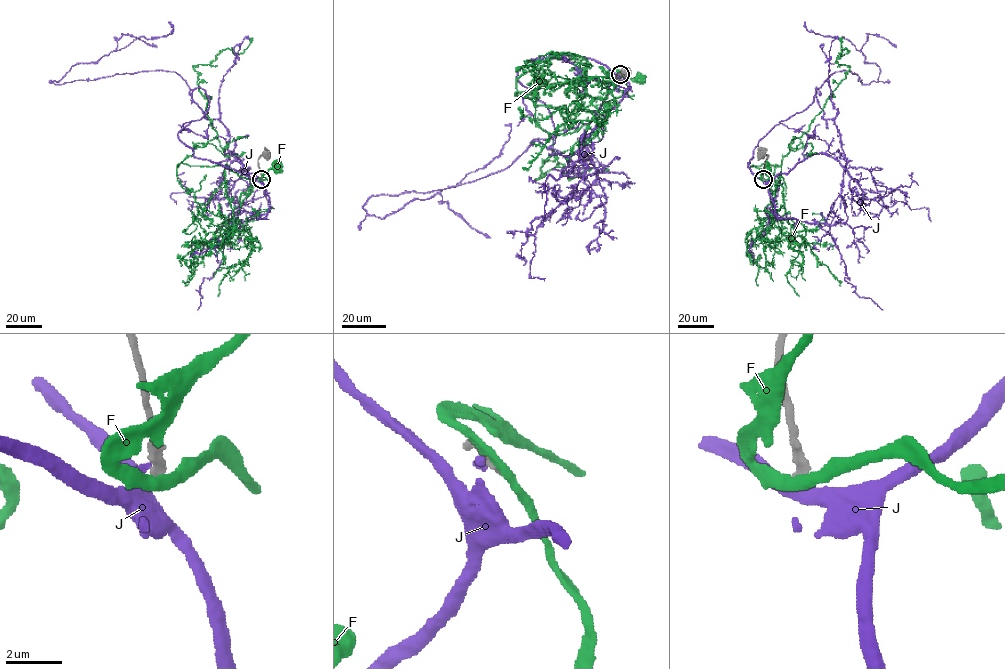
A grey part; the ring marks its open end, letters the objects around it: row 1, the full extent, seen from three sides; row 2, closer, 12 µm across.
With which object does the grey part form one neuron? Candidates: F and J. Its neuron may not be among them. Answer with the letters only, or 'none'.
J

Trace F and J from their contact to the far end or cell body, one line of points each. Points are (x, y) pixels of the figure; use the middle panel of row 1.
F: (620, 75), (618, 71), (631, 78), (640, 79)
J: (620, 75), (578, 55), (522, 67), (553, 137), (363, 207), (455, 186), (505, 124)

